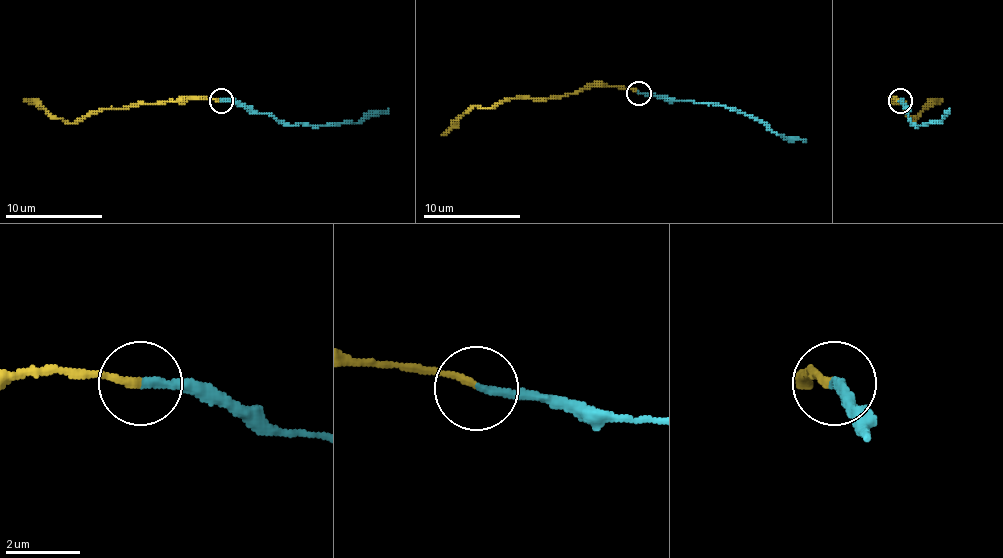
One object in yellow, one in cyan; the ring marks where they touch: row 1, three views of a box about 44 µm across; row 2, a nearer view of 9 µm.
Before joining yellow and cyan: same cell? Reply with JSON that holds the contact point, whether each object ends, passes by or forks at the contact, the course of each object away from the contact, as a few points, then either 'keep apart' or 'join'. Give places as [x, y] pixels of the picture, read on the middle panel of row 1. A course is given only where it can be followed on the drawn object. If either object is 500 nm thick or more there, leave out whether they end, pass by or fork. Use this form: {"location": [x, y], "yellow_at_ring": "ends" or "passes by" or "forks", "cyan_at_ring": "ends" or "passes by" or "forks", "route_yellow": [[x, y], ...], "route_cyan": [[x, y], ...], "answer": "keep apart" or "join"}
{"location": [639, 93], "yellow_at_ring": "ends", "cyan_at_ring": "ends", "route_yellow": [[638, 93], [619, 86], [585, 86], [548, 98], [507, 98], [490, 108], [473, 105], [441, 135]], "route_cyan": [[638, 93], [655, 93], [672, 101], [716, 103], [752, 115], [776, 132], [806, 142]], "answer": "keep apart"}

